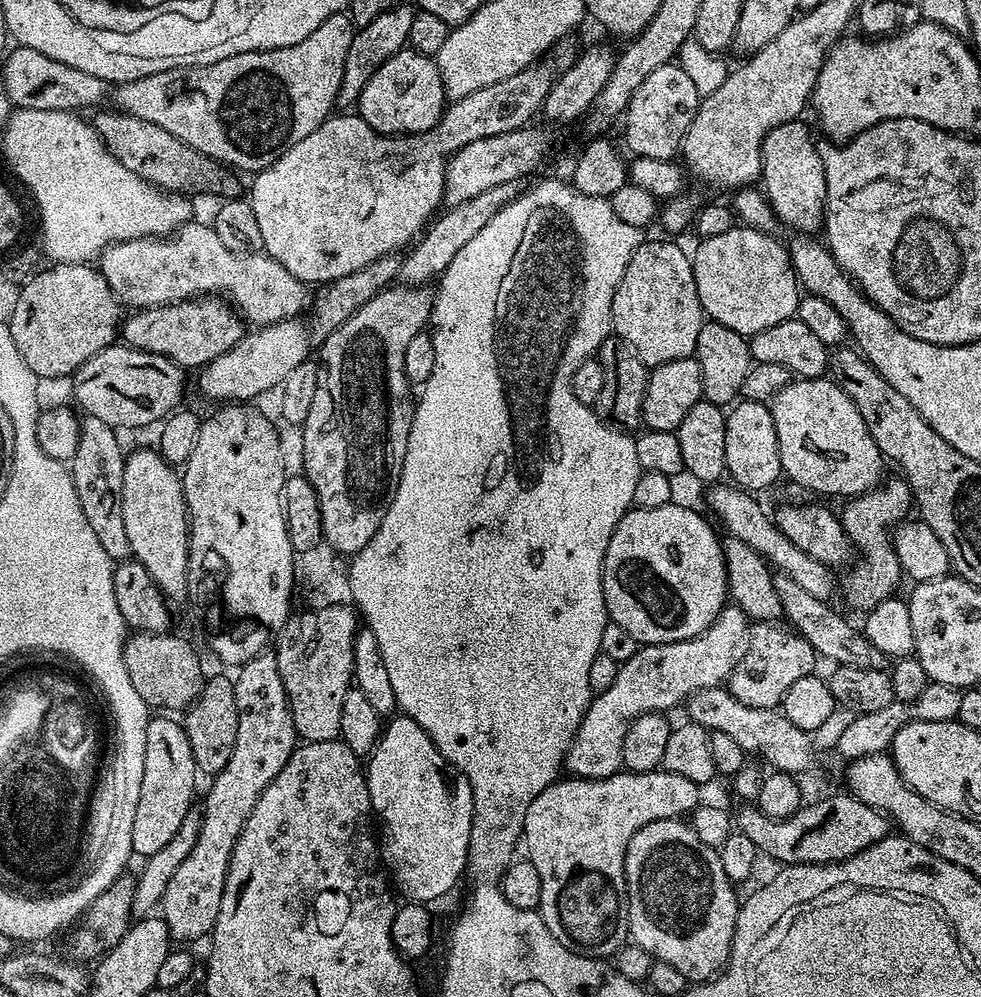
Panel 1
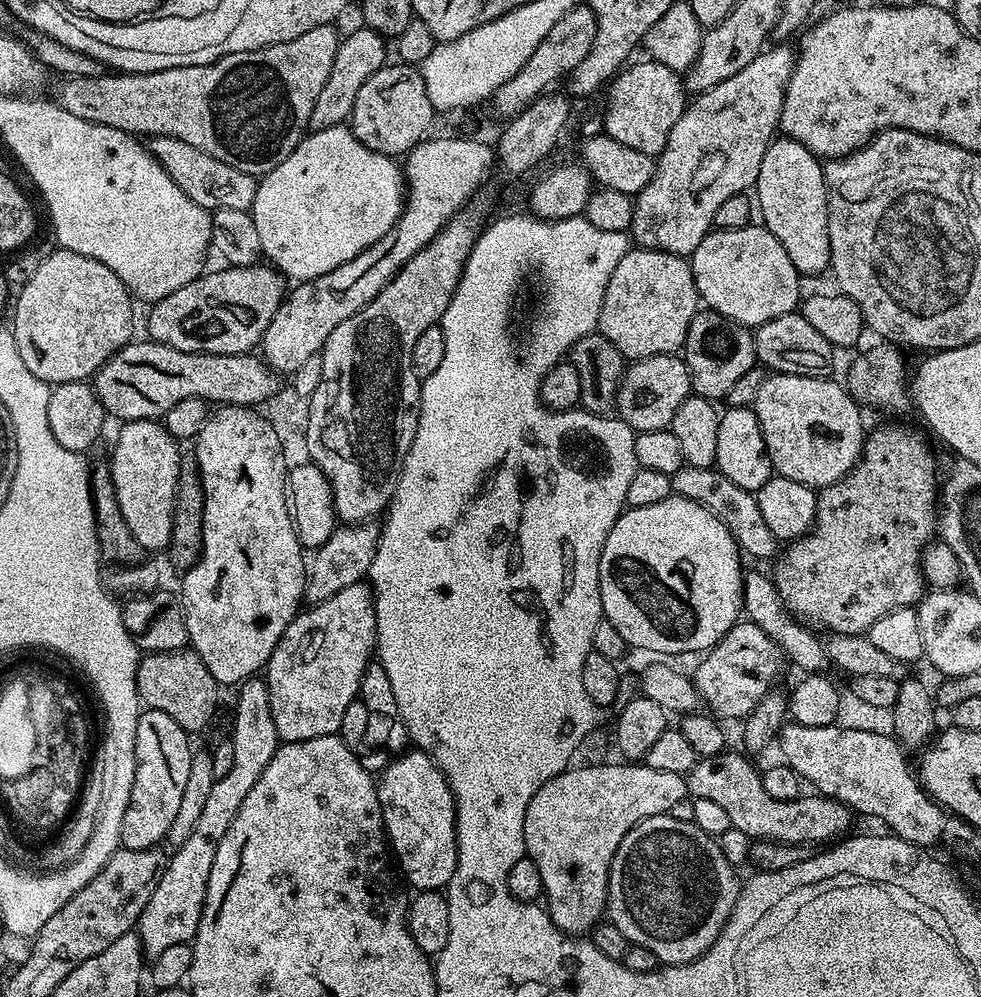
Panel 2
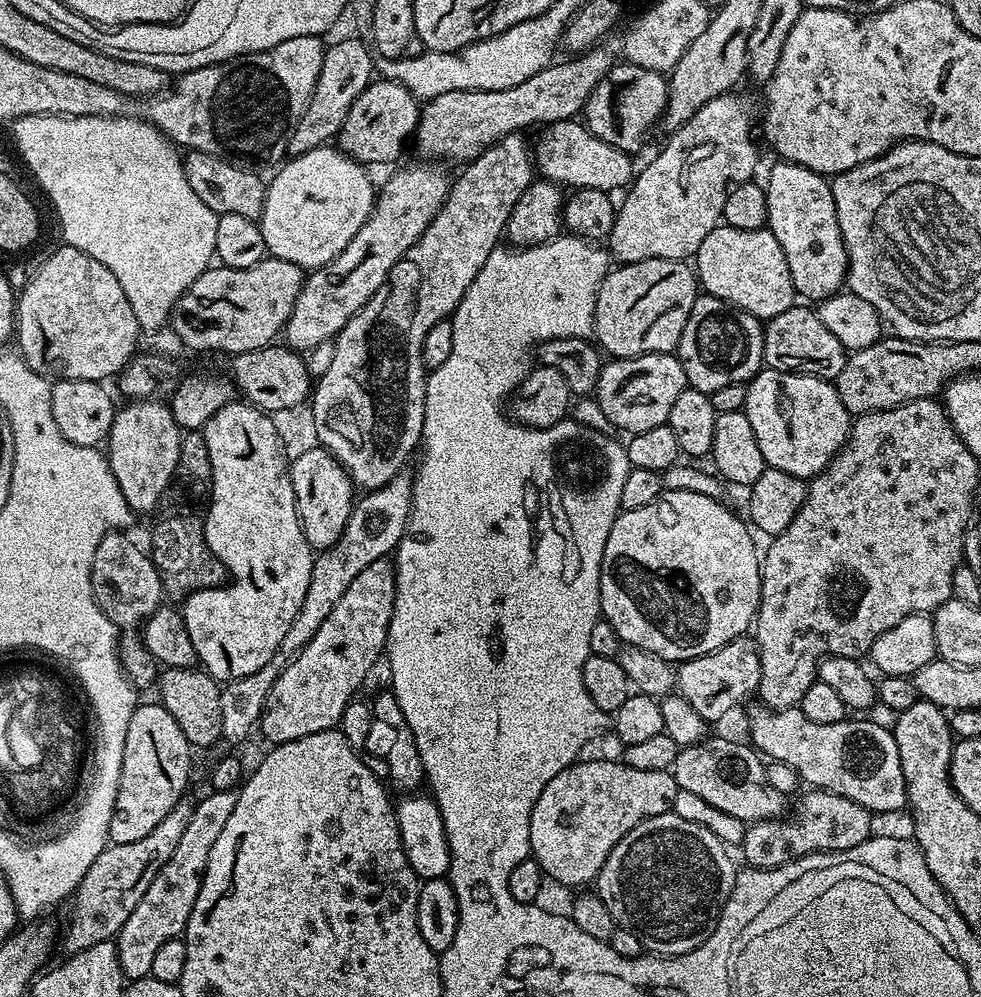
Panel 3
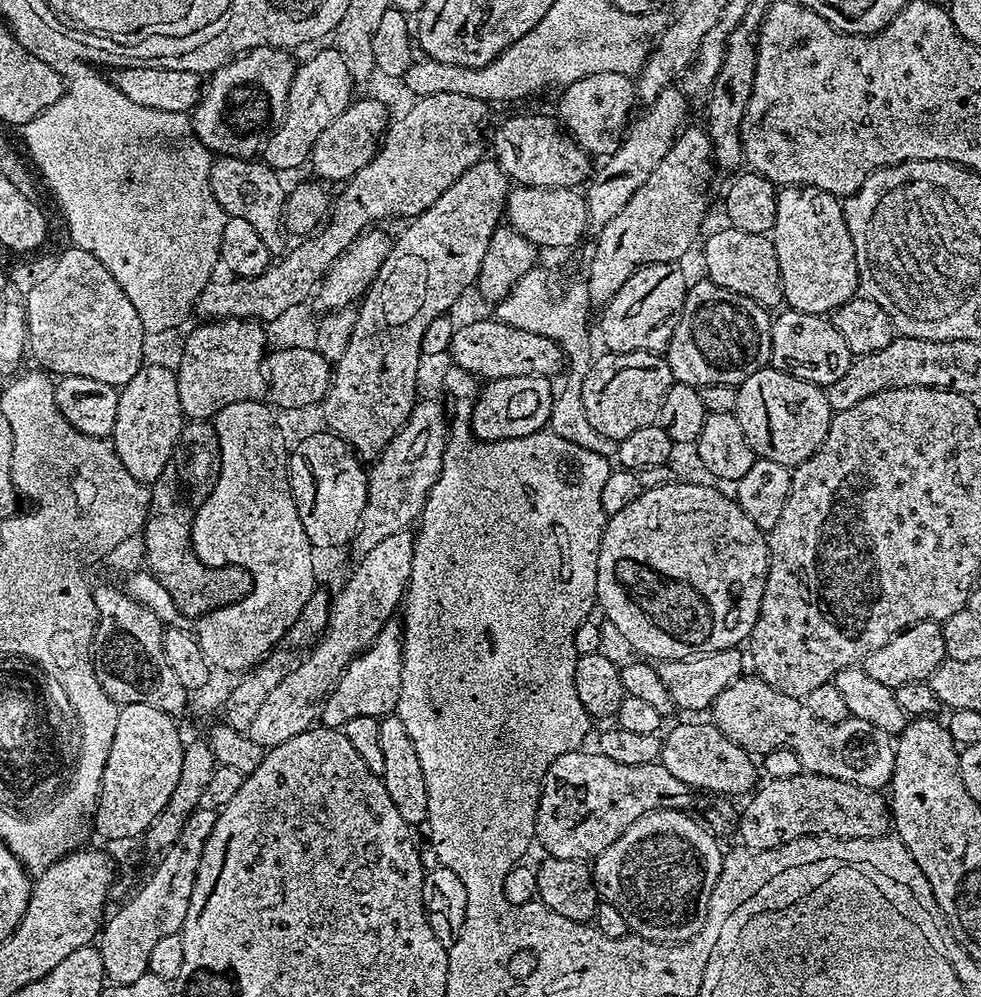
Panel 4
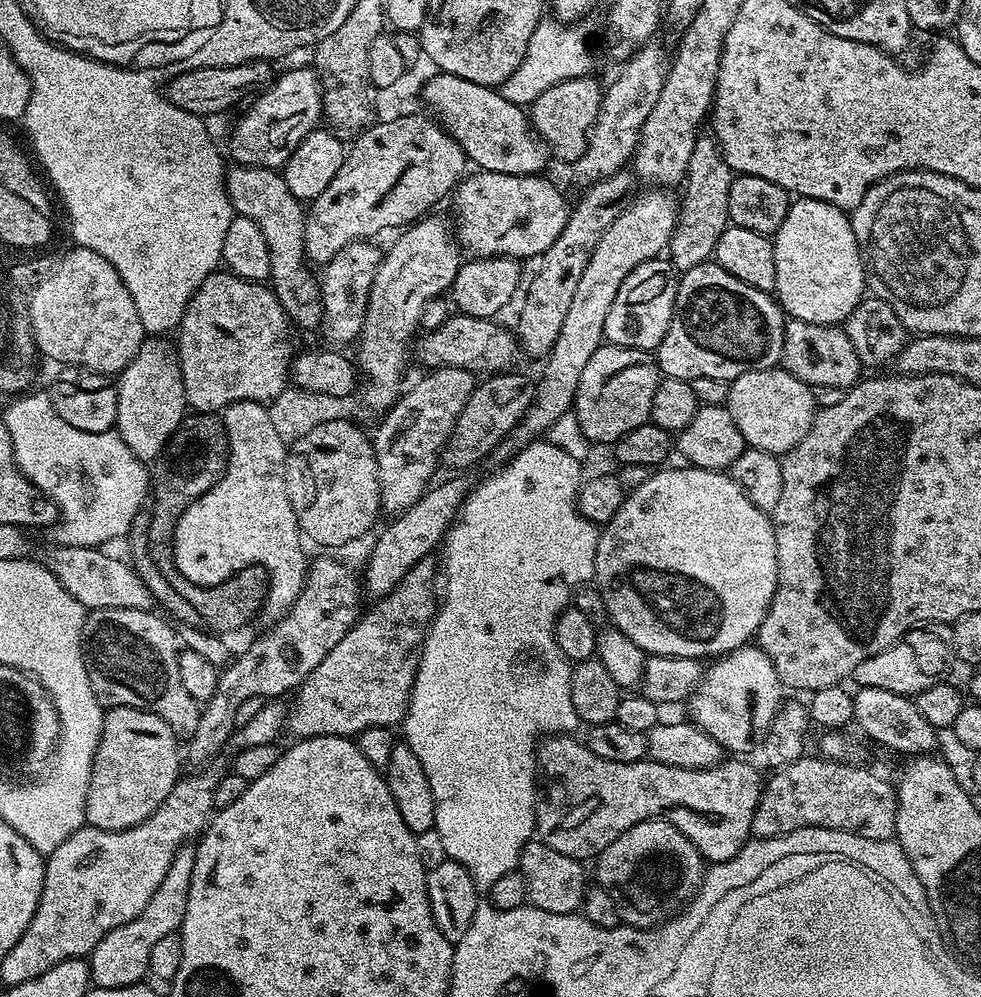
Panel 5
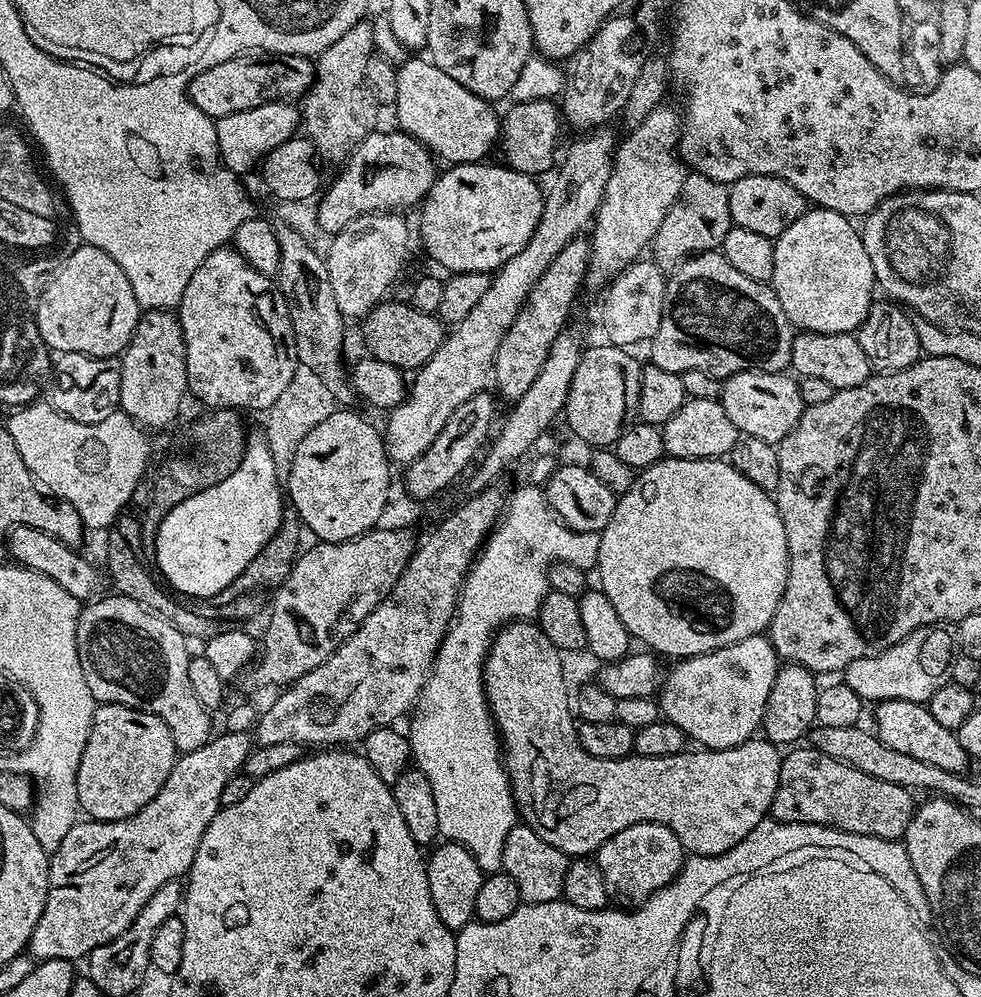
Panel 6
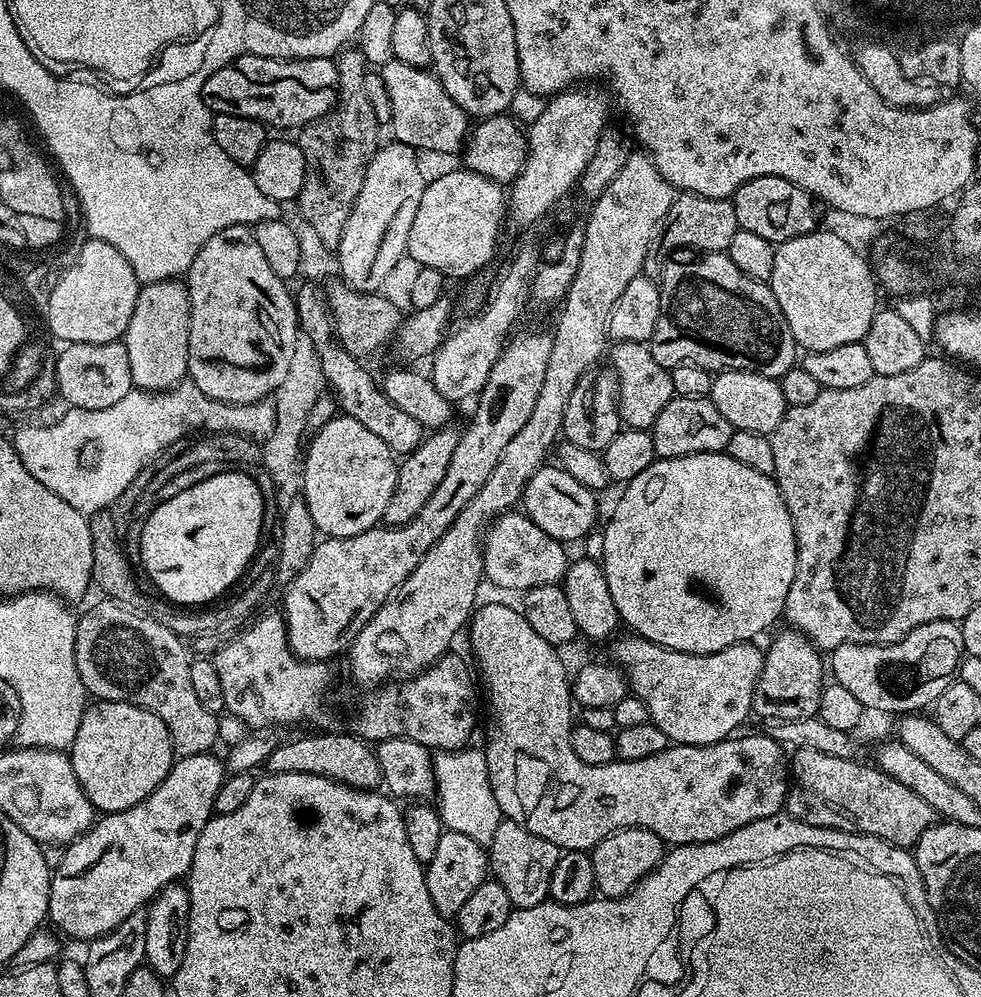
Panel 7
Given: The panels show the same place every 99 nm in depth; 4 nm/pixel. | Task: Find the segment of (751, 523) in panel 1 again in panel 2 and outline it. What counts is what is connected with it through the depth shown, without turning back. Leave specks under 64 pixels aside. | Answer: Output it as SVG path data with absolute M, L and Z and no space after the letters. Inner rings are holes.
M685 466L678 469L671 478L673 493L698 502L703 508L710 510L710 514L718 517L728 527L734 542L745 557L753 556L756 560L770 559L771 561L777 555L778 541L770 534L770 526L766 526L766 521L762 519L762 513L758 510L758 502L753 493L742 490L742 486L734 486L734 482L730 482L726 474L717 472L715 467L689 468Z

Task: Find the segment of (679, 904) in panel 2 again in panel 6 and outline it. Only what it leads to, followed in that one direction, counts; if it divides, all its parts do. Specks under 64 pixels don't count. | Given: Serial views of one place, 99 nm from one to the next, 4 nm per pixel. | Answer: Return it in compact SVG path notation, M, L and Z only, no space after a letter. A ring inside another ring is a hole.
M635 824L614 834L614 838L607 840L595 852L594 858L602 870L602 878L606 878L609 897L621 909L632 910L645 904L658 890L676 879L686 853L674 830L661 824Z

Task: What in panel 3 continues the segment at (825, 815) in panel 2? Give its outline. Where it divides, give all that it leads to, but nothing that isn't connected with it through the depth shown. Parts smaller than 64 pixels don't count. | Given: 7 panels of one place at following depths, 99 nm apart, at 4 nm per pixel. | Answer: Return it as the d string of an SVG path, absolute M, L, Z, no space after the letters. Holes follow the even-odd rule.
M716 736L683 745L677 751L670 769L677 789L690 790L718 810L745 822L774 820L786 812L786 798L770 782L766 782L766 764L759 752L747 743Z

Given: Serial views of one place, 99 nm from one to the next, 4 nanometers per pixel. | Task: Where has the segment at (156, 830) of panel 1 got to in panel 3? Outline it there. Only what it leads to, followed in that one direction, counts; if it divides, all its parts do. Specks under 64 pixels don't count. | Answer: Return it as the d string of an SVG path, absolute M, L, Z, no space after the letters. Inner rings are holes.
M159 702L141 703L126 726L126 746L122 754L122 778L118 782L118 798L114 802L114 818L110 818L108 838L111 843L125 844L146 838L179 800L185 799L188 771L192 768L193 749L186 734L178 730L178 722Z

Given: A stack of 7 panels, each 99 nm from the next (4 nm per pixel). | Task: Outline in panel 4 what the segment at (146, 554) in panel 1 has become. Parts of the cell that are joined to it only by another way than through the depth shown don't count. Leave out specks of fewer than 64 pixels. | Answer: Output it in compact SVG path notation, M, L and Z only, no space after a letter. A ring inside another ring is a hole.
M145 363L144 367L119 389L118 418L114 418L114 430L110 437L122 466L134 474L141 484L151 485L158 479L170 454L178 442L178 434L184 428L186 417L182 402L178 402L176 373L164 364Z

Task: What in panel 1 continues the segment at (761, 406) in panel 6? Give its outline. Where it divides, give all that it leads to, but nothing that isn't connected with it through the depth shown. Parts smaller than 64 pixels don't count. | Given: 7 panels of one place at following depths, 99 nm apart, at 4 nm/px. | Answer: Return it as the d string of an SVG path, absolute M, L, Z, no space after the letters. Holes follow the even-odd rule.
M796 378L792 383L788 384L775 398L770 401L772 417L774 418L774 430L778 433L778 450L780 451L780 470L785 477L789 476L794 483L800 488L809 488L812 492L817 492L817 497L828 498L824 496L844 496L843 498L851 498L860 496L864 492L877 487L881 483L880 475L884 472L886 461L881 456L878 446L874 442L874 438L870 438L870 430L866 430L866 422L862 422L862 414L858 414L858 406L854 406L854 402L850 402L850 398L845 392L836 385L835 380L831 378Z

